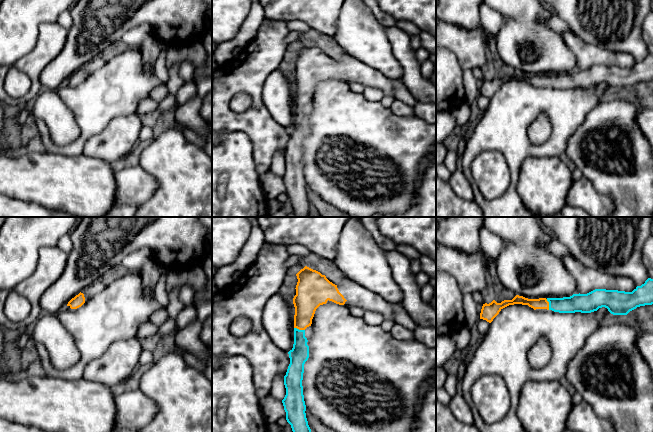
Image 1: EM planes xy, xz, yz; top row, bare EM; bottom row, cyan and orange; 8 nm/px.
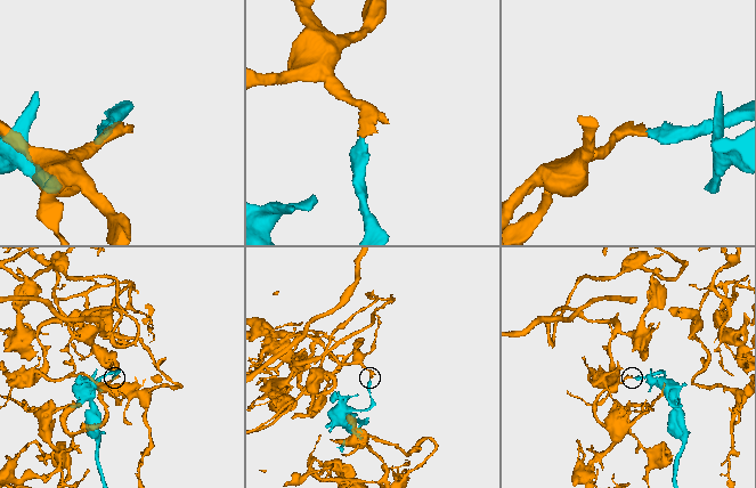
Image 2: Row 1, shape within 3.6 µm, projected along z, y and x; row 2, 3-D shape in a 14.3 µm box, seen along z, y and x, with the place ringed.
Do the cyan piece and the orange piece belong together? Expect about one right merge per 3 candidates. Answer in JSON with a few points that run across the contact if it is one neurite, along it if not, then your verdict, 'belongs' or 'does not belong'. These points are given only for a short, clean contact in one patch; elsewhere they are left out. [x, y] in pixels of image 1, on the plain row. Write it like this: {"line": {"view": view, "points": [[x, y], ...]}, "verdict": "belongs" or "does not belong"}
{"verdict": "belongs"}

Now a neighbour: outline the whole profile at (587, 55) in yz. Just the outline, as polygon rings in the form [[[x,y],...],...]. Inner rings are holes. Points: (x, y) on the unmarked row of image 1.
[[[570,30],[560,34],[576,57],[576,67],[580,70],[587,70],[595,65],[632,68],[637,63],[629,53],[611,51],[587,44]]]

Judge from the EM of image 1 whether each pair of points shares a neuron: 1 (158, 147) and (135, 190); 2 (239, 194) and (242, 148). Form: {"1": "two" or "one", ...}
{"1": "two", "2": "one"}

